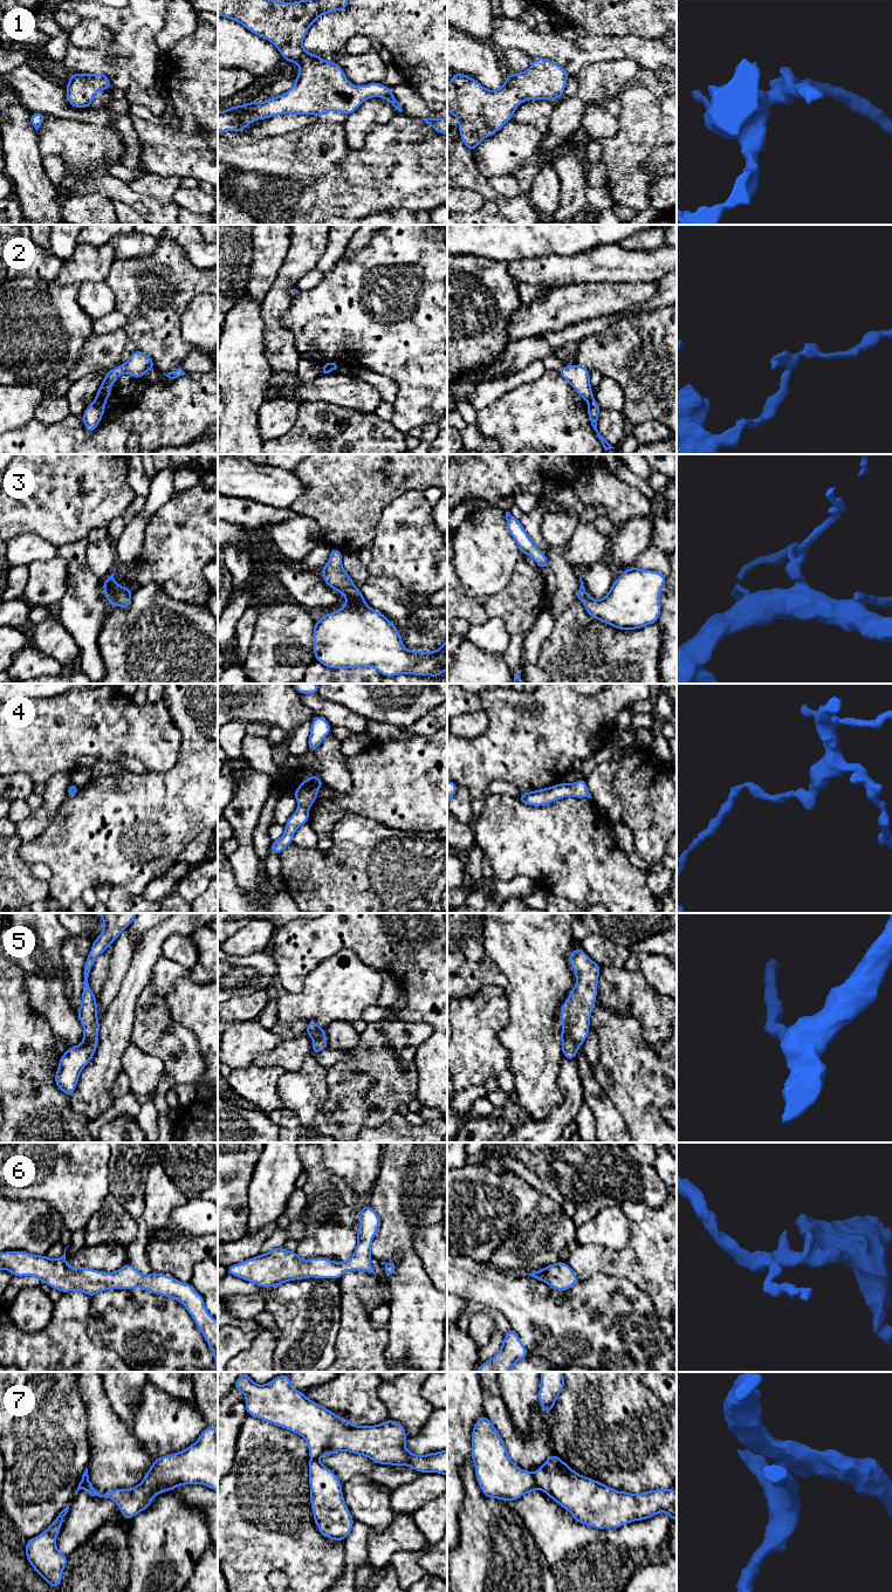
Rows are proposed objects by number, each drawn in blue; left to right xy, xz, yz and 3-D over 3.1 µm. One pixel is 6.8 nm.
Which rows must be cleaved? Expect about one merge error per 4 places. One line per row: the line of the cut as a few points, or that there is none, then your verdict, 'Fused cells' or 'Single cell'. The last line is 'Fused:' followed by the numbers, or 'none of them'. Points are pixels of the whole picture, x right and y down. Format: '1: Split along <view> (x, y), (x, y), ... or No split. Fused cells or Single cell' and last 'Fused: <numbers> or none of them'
1: No split. Single cell
2: Split along xy (95, 398), (104, 403). Fused cells
3: No split. Single cell
4: No split. Single cell
5: No split. Single cell
6: No split. Single cell
7: Split along yz (533, 1474), (537, 1488). Fused cells
Fused: 2, 7

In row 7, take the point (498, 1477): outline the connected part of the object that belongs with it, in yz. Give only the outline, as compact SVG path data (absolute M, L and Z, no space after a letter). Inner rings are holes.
M485 1414L472 1429L471 1456L478 1484L487 1498L512 1502L537 1489L534 1474L513 1463L501 1435Z

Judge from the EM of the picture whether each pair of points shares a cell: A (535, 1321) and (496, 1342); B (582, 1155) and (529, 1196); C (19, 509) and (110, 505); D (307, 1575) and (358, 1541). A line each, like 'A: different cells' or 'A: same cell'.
A: different cells
B: different cells
C: same cell
D: different cells

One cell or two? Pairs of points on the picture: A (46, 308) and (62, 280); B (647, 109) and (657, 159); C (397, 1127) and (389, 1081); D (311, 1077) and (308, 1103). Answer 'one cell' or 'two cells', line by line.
A: two cells
B: two cells
C: two cells
D: one cell

